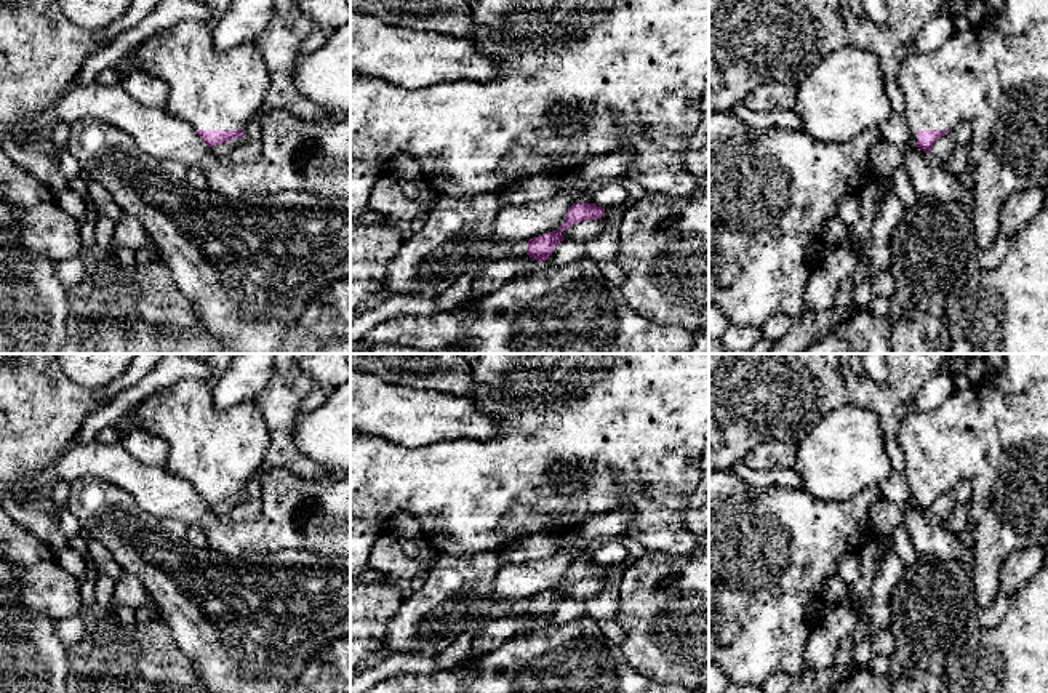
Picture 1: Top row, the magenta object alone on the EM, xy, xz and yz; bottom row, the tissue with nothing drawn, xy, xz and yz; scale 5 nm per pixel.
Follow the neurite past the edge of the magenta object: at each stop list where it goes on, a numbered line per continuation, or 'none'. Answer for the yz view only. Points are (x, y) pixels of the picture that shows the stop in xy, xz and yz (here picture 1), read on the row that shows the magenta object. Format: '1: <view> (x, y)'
1: yz (994, 77)

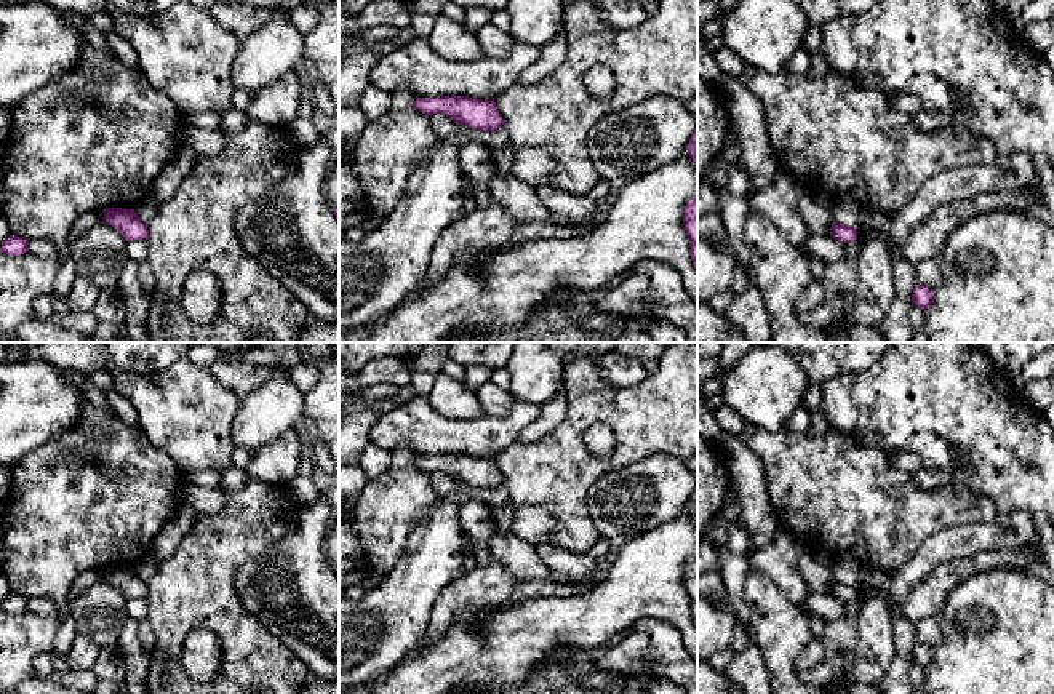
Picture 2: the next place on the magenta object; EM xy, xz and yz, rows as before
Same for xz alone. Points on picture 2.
none

